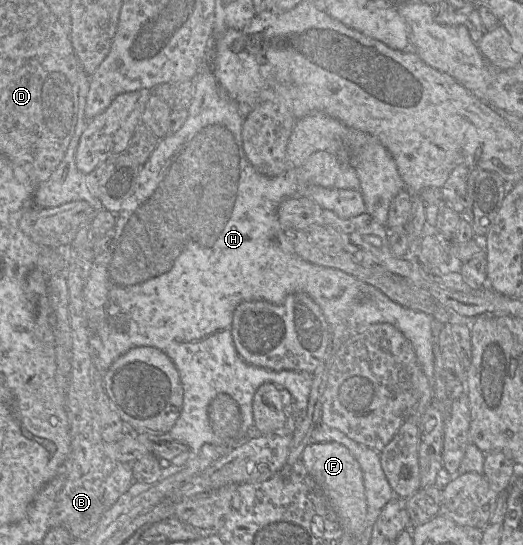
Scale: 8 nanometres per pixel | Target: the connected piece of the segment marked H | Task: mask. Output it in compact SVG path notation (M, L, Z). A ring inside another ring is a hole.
M208 62L192 80L194 80L194 94L187 108L188 115L185 123L176 132L170 132L167 136L160 138L159 143L150 155L149 159L143 166L141 166L130 196L123 203L118 214L115 214L117 215L117 222L113 237L104 252L93 257L90 271L83 285L84 311L89 325L90 346L94 352L94 364L97 371L100 374L105 373L118 357L122 356L132 348L149 346L161 350L175 364L183 387L183 406L181 414L175 425L170 430L170 435L176 441L188 446L192 452L198 452L206 444L218 449L231 451L251 439L253 436L260 434L255 429L252 404L254 395L262 384L272 383L279 388L287 390L291 394L295 402L296 422L299 422L302 419L301 414L305 414L306 412L313 381L313 374L305 371L272 371L246 363L238 355L233 343L231 334L233 312L235 308L243 302L262 300L273 304L281 304L290 294L303 292L308 294L319 305L325 321L328 323L331 333L333 334L334 352L344 340L356 334L361 329L378 323L389 323L401 331L412 343L419 365L433 389L435 380L434 337L433 320L429 315L417 310L406 308L392 301L375 286L359 280L341 270L305 261L295 254L285 250L281 244L283 228L278 219L278 207L285 199L301 193L301 184L298 179L297 168L300 167L300 165L302 165L309 156L317 151L328 151L340 161L348 162L349 166L354 170L359 178L360 184L358 191L363 197L366 206L366 213L372 215L380 223L385 225L388 220L388 213L392 201L404 187L395 162L389 152L378 141L370 141L367 144L361 144L361 146L343 144L343 135L356 134L356 132L349 133L340 121L328 116L327 114L314 113L298 119L293 128L286 148L286 157L288 160L286 171L276 177L263 176L253 168L244 152L242 127L245 117L239 110L239 103L222 88L217 81L214 72L209 67Z

